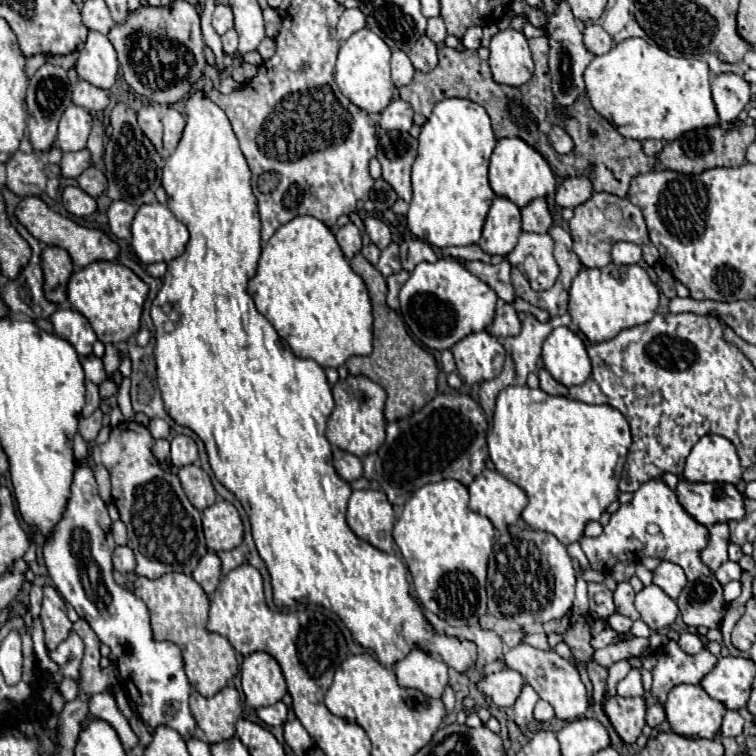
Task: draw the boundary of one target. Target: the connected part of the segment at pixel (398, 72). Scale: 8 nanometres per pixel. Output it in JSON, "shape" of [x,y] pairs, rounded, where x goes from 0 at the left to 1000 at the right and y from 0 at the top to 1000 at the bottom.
{"shape":[[[520,67],[520,75],[517,75],[517,102],[520,102],[520,110],[522,115],[530,115],[530,112],[538,112],[544,104],[546,104],[546,86],[544,86],[544,78],[538,75],[538,70],[533,67]]]}

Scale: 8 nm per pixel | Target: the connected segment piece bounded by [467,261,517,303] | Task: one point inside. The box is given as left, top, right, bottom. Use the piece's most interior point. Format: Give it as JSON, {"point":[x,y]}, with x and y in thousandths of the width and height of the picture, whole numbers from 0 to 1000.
{"point":[659,364]}

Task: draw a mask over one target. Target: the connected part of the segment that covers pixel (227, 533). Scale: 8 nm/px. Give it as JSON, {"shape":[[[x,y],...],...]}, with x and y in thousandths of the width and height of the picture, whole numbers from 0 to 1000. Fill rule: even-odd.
{"shape":[[[284,665],[269,676],[269,705],[274,724],[284,731],[306,729],[321,718],[321,692],[313,673],[300,665]]]}

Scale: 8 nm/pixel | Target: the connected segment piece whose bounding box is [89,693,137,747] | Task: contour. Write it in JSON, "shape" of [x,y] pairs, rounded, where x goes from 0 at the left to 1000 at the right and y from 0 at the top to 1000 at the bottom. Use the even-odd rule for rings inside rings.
{"shape":[[[144,917],[118,919],[118,943],[142,954],[142,956],[147,956],[147,962],[155,967],[155,972],[160,975],[160,980],[168,988],[181,985],[181,972],[173,967],[168,951],[160,946],[160,940],[152,933],[152,925]]]}

